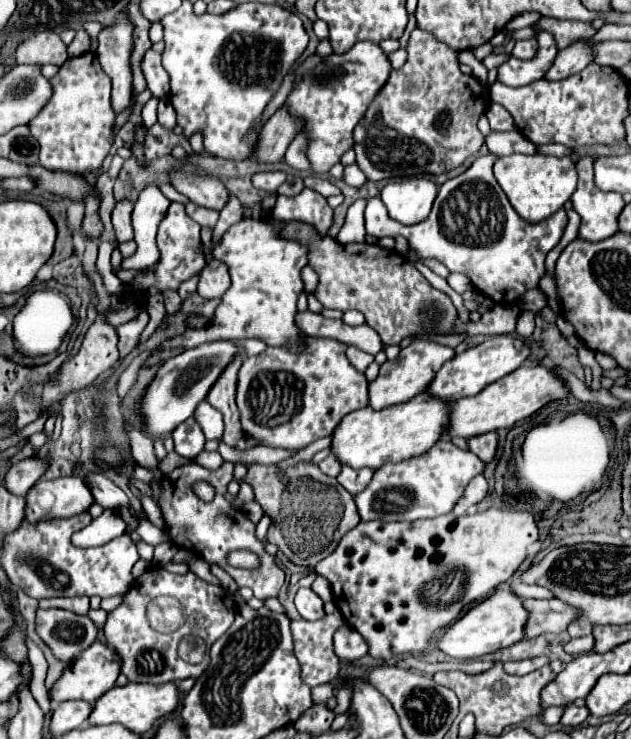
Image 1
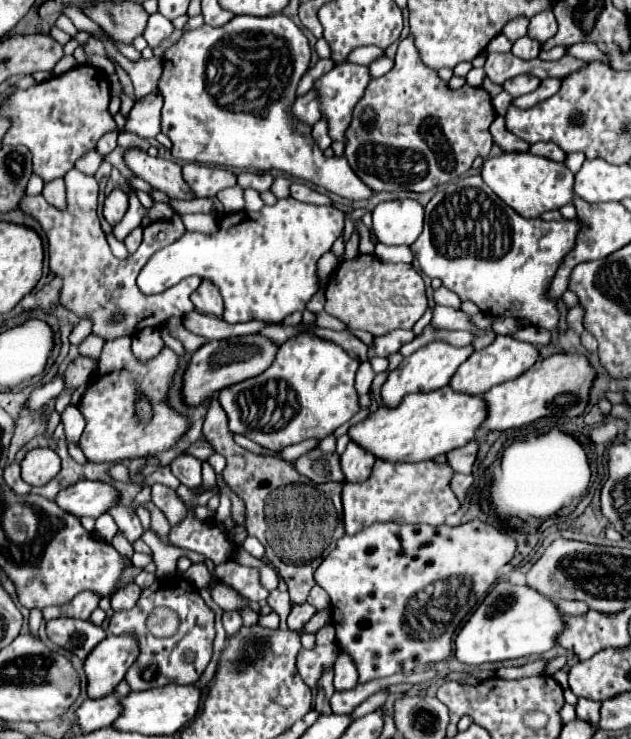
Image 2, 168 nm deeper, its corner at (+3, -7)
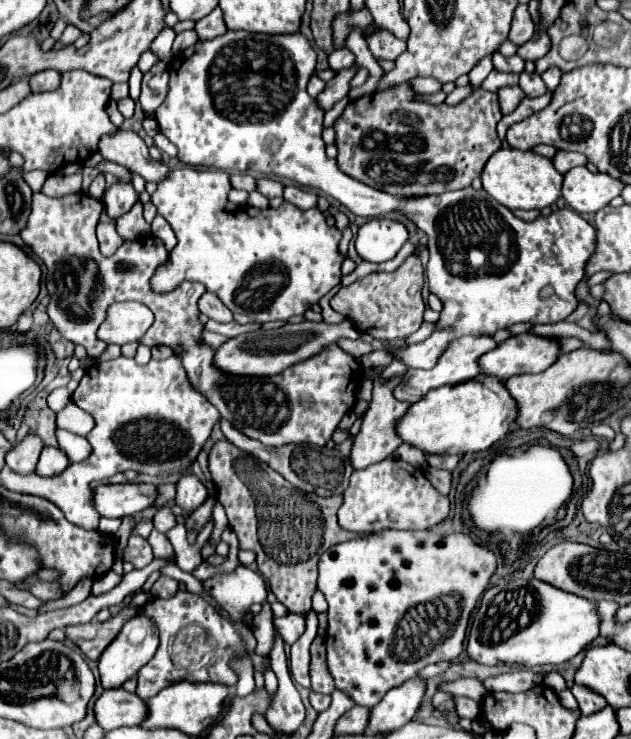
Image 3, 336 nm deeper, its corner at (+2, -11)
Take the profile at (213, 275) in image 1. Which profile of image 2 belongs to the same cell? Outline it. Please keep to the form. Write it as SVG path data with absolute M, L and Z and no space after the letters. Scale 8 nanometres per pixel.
M202 280L200 288L196 292L192 292L190 298L198 312L218 316L218 318L222 316L222 296L220 296L218 288L214 284L210 284L210 280Z

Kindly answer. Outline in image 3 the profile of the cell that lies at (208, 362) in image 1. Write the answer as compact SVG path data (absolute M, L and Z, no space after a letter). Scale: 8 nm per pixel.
M345 318L339 324L327 324L327 322L299 322L299 324L285 324L275 330L257 330L249 334L241 334L237 338L227 340L217 352L215 352L215 364L231 374L249 374L249 376L273 376L283 372L285 368L291 368L293 364L299 364L311 356L317 356L323 348L335 344L339 338L357 340L361 332L353 326L349 318Z

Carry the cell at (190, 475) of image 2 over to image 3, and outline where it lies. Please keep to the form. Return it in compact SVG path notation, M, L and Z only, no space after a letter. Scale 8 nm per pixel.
M183 474L177 482L177 496L175 496L175 504L181 506L187 514L191 514L193 510L197 510L207 498L207 490L205 486L199 482L199 478L191 476L191 474Z

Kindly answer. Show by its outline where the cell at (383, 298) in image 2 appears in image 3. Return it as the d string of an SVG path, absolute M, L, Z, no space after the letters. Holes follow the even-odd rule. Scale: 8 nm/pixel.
M411 254L405 258L405 262L393 270L393 272L371 272L363 276L361 280L353 282L347 288L341 288L331 298L331 308L345 318L353 320L357 330L377 338L377 340L393 340L393 338L407 338L409 334L417 332L423 322L423 266L417 254ZM377 332L377 334L371 334ZM389 332L389 334L383 334Z

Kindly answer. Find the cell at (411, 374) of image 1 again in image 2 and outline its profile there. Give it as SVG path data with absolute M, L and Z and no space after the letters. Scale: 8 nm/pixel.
M430 342L426 346L422 346L420 350L416 350L412 356L404 358L402 364L392 370L386 378L386 382L382 384L382 390L380 390L380 398L382 398L382 404L386 408L396 408L402 398L406 394L414 394L414 392L432 392L436 388L442 388L450 382L452 374L456 372L456 368L472 354L472 346L464 346L464 348L456 348L456 346L450 346L446 342Z

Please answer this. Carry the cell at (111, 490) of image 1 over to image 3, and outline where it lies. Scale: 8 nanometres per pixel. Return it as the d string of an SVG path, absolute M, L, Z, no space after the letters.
M129 536L129 542L123 550L123 560L131 562L135 568L145 568L153 560L149 542L141 536Z

